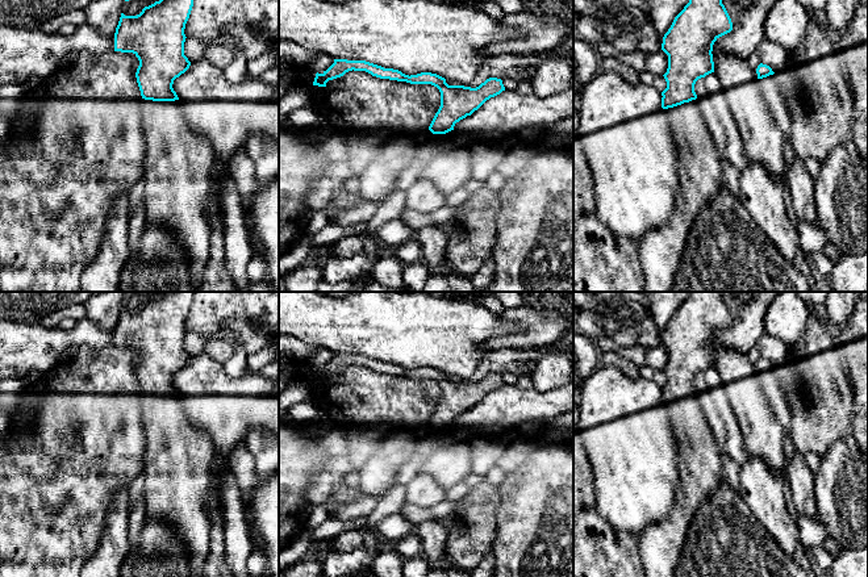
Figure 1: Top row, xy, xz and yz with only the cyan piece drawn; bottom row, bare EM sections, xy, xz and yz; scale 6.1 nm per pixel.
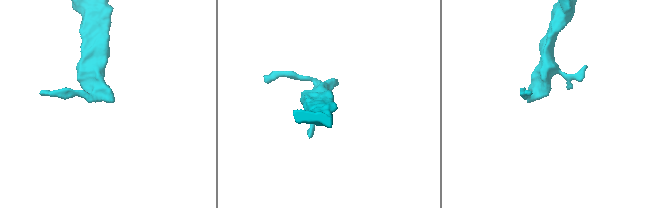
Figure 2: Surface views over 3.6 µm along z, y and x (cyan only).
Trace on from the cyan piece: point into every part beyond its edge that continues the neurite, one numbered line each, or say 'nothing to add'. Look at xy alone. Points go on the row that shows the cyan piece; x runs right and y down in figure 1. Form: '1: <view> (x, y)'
1: xy (178, 166)

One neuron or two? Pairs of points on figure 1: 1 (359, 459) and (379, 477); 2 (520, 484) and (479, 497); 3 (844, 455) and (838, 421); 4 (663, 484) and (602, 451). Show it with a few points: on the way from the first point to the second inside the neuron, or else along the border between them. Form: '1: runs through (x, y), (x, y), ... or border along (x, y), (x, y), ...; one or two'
1: border along (379, 444), (361, 467); two
2: border along (499, 490), (499, 506), (495, 513); two
3: border along (852, 434), (838, 438), (821, 458); two
4: runs through (649, 479), (622, 452), (617, 451); one

